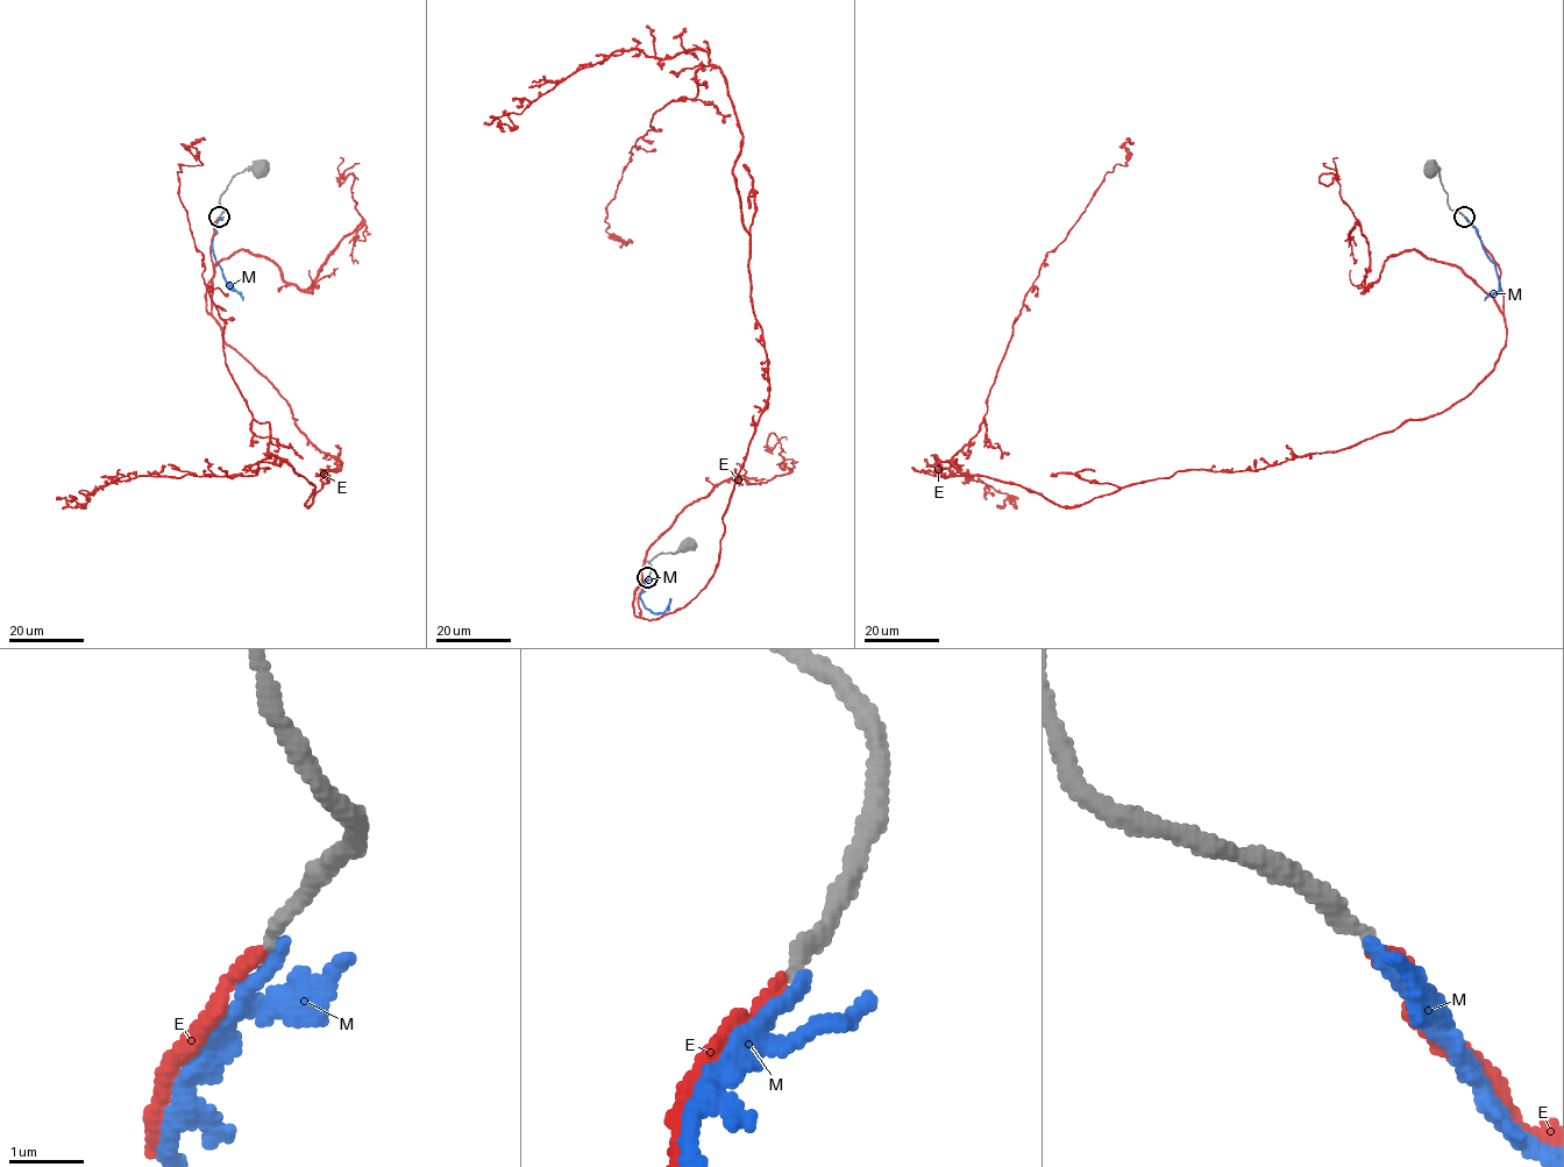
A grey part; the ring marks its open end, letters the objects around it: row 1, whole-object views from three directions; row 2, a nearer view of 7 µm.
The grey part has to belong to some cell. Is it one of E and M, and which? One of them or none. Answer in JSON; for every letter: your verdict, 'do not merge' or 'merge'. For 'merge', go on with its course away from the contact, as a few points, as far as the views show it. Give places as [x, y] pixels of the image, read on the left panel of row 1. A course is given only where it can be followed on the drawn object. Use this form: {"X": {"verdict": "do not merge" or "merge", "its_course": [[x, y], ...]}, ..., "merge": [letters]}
{"E": {"verdict": "merge", "its_course": [[219, 216], [221, 339], [341, 464], [308, 506], [229, 372], [179, 200], [205, 140]]}, "M": {"verdict": "do not merge"}, "merge": ["E"]}

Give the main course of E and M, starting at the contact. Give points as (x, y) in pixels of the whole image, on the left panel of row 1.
E: (219, 216), (221, 339), (341, 464), (308, 506), (229, 372), (179, 200), (205, 140)
M: (220, 216), (212, 253), (224, 277), (243, 300)

